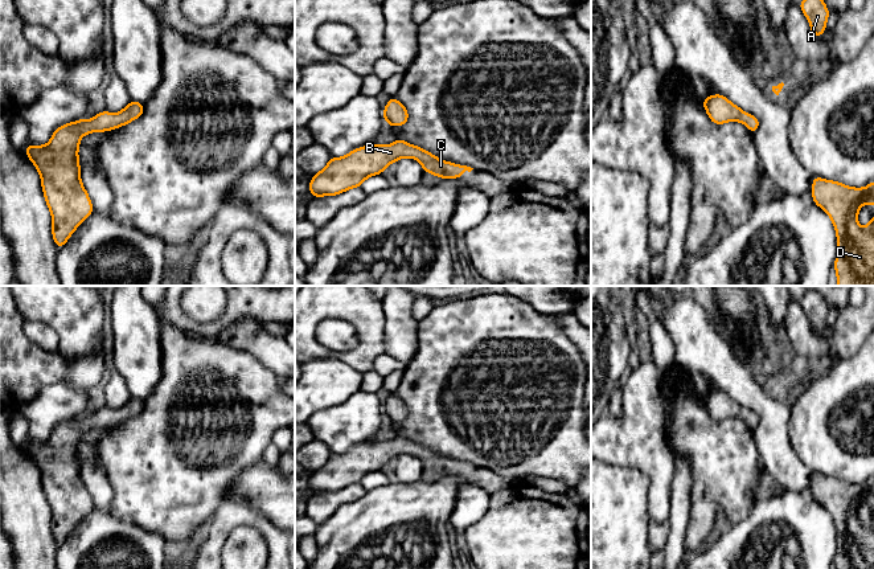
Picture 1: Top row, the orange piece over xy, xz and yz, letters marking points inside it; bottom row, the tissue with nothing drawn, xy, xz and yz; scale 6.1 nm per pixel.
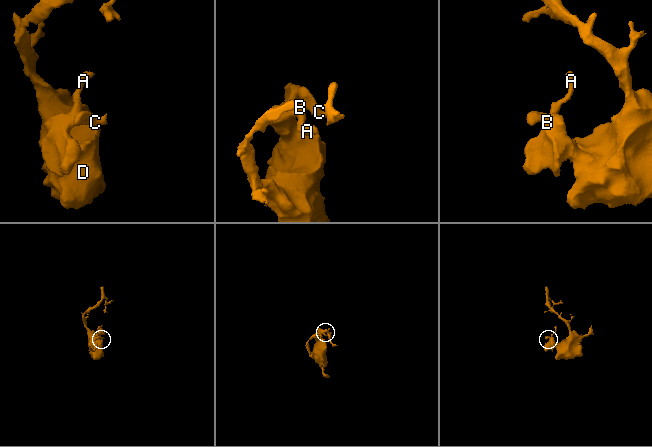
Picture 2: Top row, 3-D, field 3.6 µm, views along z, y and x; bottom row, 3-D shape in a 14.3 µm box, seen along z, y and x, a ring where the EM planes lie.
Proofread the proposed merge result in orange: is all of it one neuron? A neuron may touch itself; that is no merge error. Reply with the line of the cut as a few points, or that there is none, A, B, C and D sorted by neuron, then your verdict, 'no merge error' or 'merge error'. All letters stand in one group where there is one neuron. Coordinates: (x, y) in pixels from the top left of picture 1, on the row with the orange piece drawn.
no cut; A B C D; no merge error

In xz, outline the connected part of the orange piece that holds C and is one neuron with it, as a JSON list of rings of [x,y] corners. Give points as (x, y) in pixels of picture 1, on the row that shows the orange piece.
[[[397,139],[387,146],[370,144],[350,151],[344,157],[331,157],[329,163],[309,183],[313,197],[336,196],[350,188],[358,188],[369,176],[382,171],[402,157],[411,157],[422,164],[424,172],[442,179],[459,179],[473,168],[438,159],[428,151]]]

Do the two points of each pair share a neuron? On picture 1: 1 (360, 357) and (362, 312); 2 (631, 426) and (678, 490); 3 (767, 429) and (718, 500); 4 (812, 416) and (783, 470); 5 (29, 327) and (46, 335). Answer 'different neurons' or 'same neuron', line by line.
1: same neuron
2: different neurons
3: different neurons
4: different neurons
5: same neuron

